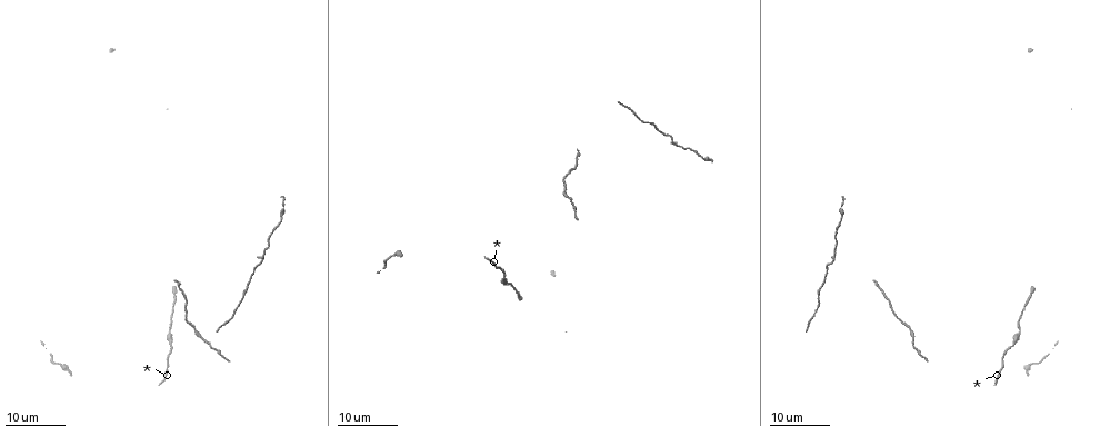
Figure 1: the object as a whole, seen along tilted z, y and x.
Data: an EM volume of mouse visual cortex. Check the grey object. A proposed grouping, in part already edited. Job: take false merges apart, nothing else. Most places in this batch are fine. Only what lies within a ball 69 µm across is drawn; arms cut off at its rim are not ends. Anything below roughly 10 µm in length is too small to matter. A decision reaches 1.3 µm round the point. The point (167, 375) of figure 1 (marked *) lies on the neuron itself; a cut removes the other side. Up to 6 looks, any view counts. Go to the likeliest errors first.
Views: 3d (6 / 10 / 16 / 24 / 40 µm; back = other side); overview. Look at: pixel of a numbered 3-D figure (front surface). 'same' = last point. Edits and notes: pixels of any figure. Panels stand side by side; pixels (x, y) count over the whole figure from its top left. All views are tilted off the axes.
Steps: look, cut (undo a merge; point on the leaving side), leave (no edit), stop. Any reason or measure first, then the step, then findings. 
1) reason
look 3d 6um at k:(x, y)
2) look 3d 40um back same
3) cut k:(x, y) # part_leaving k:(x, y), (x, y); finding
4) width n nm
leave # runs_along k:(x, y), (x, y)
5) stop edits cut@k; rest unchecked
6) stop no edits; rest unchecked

thin neck
look 3d 16um at 1:(177, 286)

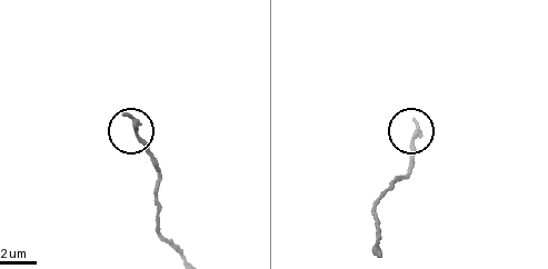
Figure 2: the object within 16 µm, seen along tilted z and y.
look 3d 6um at 2:(136, 133)

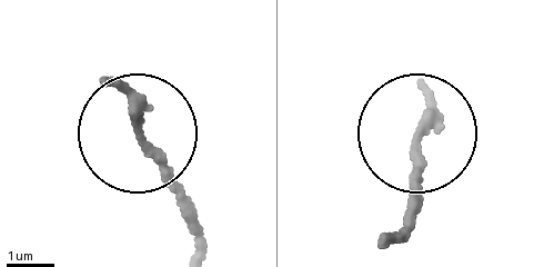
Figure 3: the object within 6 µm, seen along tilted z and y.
width 200 nm
leave # one neuron here

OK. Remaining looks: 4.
calibre changes
look 3d 24um at 1:(170, 334)

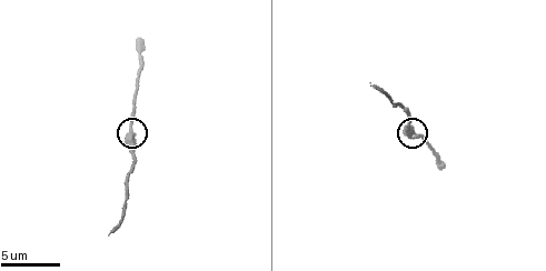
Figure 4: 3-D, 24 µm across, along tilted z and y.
look 3d 10um at 4:(130, 132)

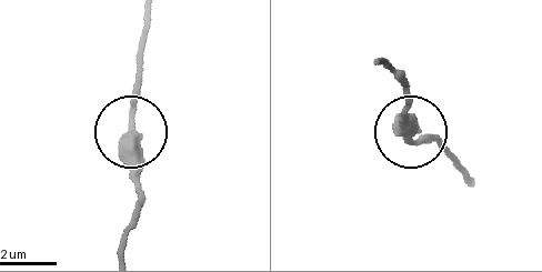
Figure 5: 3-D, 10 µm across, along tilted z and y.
leave # all the same neuron

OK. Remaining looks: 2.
sudden change in width
look 3d 16um at 1:(909, 329)

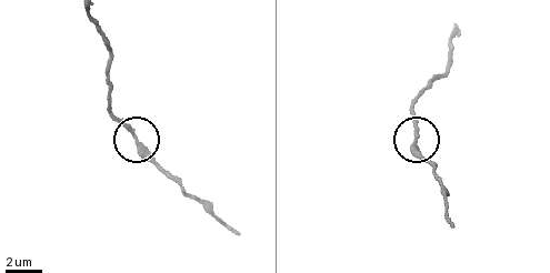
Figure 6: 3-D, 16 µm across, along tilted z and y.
look 3d 6um at 6:(415, 140)

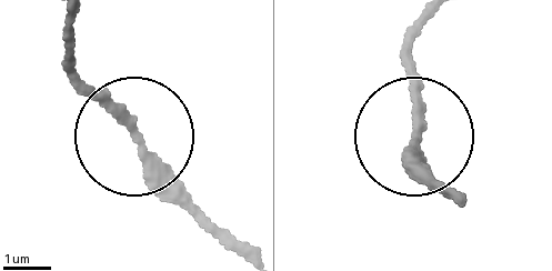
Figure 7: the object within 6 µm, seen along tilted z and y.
leave # continuous, no second neuron

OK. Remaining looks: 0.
stop no edits; rest unchecked

